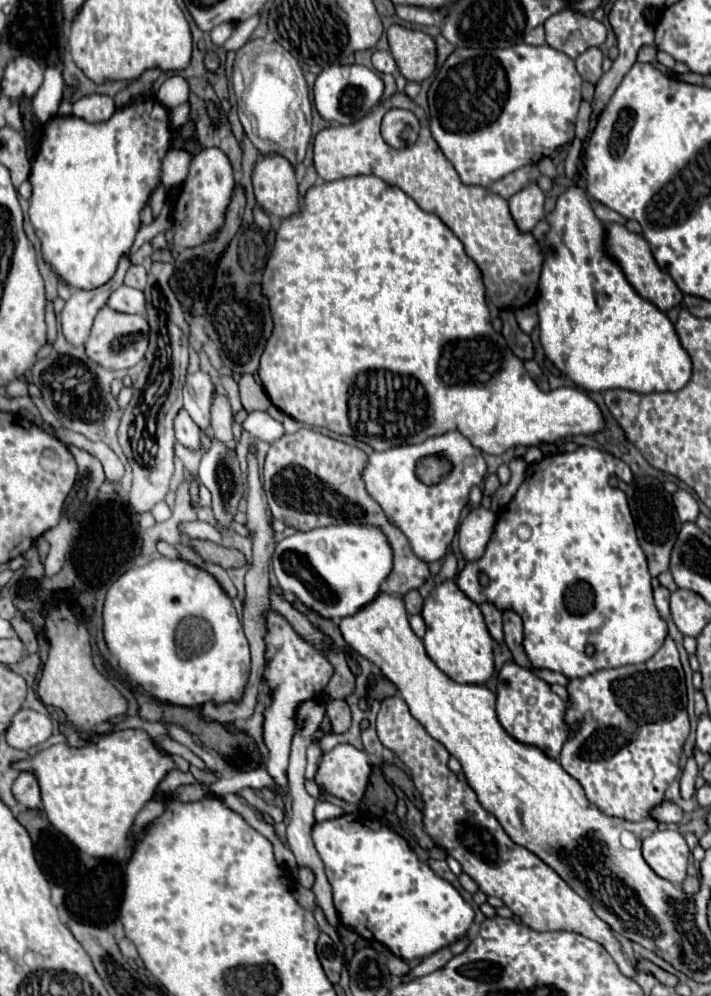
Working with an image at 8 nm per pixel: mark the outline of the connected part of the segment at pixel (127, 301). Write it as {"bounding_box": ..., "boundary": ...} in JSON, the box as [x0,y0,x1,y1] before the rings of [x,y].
{"bounding_box":[106,286,144,314],"boundary":[[[120,286],[110,294],[106,306],[124,314],[144,314],[144,294],[136,288]]]}

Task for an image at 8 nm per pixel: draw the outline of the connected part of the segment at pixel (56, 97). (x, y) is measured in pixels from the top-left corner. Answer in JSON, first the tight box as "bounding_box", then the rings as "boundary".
{"bounding_box":[32,64,64,120],"boundary":[[[58,64],[54,68],[46,68],[44,82],[32,102],[34,114],[38,116],[38,120],[50,120],[52,116],[56,116],[60,100],[62,100],[62,88],[64,88],[62,64]]]}

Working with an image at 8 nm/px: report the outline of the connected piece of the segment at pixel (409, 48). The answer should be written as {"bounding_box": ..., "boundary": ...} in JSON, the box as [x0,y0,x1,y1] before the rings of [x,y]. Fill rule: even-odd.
{"bounding_box":[386,24,436,82],"boundary":[[[392,24],[386,34],[396,66],[406,80],[422,82],[434,72],[436,68],[434,38],[420,30],[410,30],[398,24]]]}

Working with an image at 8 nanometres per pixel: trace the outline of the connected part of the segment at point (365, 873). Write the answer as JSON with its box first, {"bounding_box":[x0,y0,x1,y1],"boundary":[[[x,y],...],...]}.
{"bounding_box":[312,812,474,960],"boundary":[[[352,812],[326,822],[316,822],[312,826],[312,840],[324,862],[328,882],[334,890],[334,906],[342,924],[358,932],[362,938],[374,938],[390,948],[394,956],[402,960],[414,960],[450,946],[468,932],[474,920],[472,906],[450,882],[436,876],[428,864],[420,862],[410,850],[408,842],[376,816],[366,812]]]}

